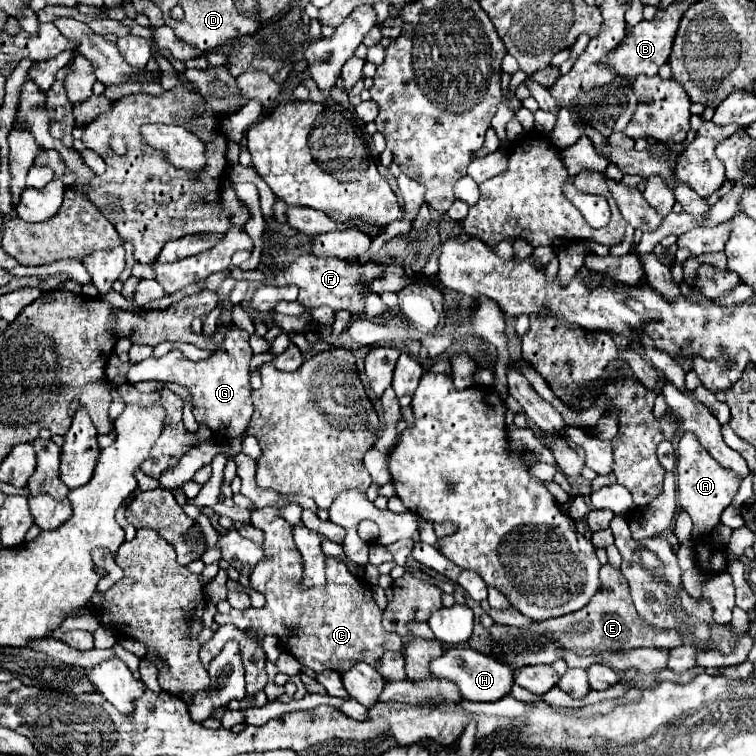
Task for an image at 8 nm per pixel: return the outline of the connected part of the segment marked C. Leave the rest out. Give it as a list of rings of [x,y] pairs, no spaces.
[[[285,497],[277,505],[267,505],[261,509],[251,511],[251,525],[259,527],[265,535],[263,547],[265,547],[265,559],[253,569],[251,573],[251,585],[265,595],[265,605],[261,609],[257,607],[247,607],[247,609],[231,609],[229,613],[217,613],[215,621],[219,625],[231,623],[239,629],[251,629],[257,635],[273,635],[279,639],[283,647],[305,667],[313,669],[315,673],[323,671],[347,671],[351,667],[351,661],[365,661],[369,665],[375,665],[375,661],[385,653],[385,651],[401,651],[403,639],[397,633],[385,631],[381,625],[383,609],[375,603],[371,595],[371,587],[367,581],[363,581],[357,575],[351,575],[347,565],[339,557],[327,557],[327,583],[321,587],[311,587],[311,589],[301,589],[301,575],[303,575],[303,561],[301,553],[295,547],[293,541],[293,525],[281,517],[281,509],[285,509]]]

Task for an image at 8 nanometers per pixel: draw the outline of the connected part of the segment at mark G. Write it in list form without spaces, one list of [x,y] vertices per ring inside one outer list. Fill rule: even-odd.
[[[233,325],[231,329],[225,331],[223,347],[209,359],[191,361],[181,351],[171,351],[165,357],[149,357],[133,365],[127,373],[127,381],[135,385],[147,379],[161,379],[161,381],[167,379],[189,387],[195,419],[199,423],[207,423],[217,437],[237,437],[247,429],[253,415],[251,383],[249,383],[249,361],[253,353],[247,339],[249,333]]]

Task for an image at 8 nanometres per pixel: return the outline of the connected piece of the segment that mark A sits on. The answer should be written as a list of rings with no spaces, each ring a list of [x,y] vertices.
[[[685,433],[677,445],[677,489],[679,489],[679,507],[689,513],[693,519],[693,531],[691,539],[699,541],[719,525],[721,513],[731,505],[733,497],[737,495],[737,489],[741,485],[741,477],[737,477],[733,471],[723,469],[709,453],[703,449],[693,433]]]

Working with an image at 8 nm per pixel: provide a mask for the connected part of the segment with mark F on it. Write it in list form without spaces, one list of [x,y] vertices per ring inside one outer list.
[[[299,255],[291,265],[287,265],[285,269],[279,269],[279,273],[275,275],[275,285],[283,287],[283,285],[297,285],[299,287],[299,303],[303,303],[309,309],[321,307],[321,305],[329,305],[333,311],[349,311],[353,315],[363,313],[365,305],[363,305],[363,293],[367,291],[367,283],[373,281],[375,277],[379,277],[381,269],[377,263],[365,263],[359,265],[357,261],[343,261],[337,257],[315,257],[315,255]]]

